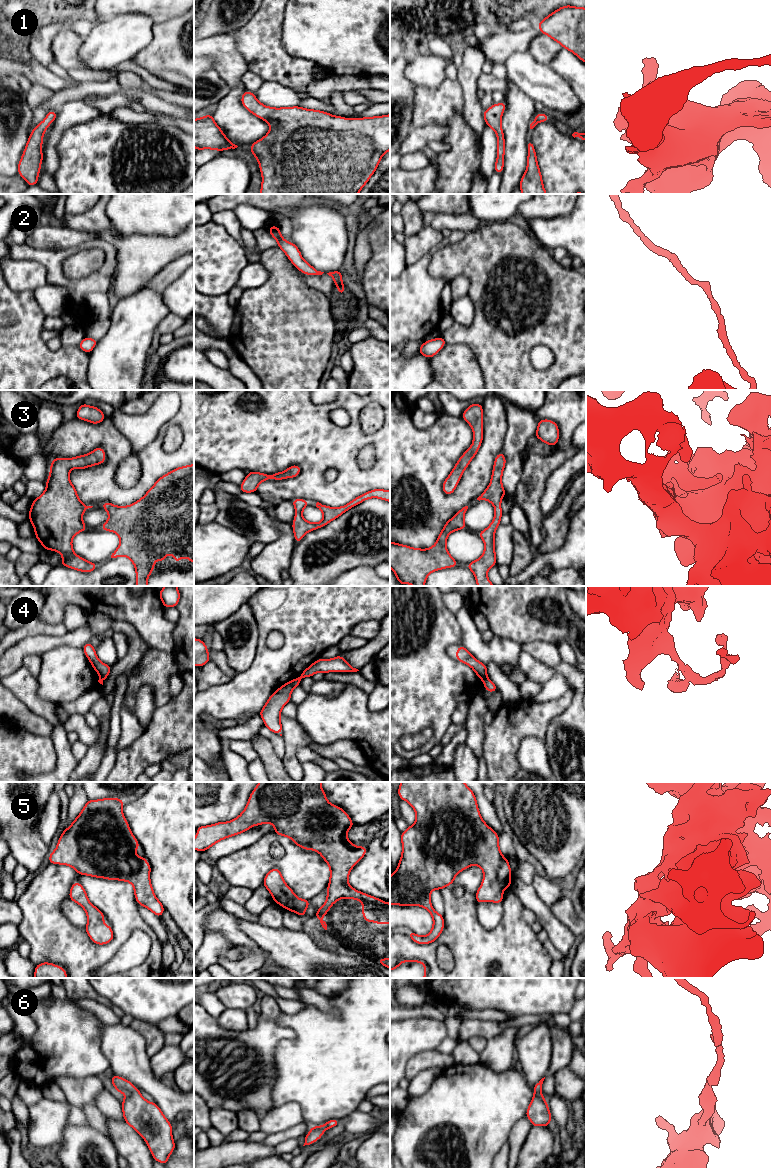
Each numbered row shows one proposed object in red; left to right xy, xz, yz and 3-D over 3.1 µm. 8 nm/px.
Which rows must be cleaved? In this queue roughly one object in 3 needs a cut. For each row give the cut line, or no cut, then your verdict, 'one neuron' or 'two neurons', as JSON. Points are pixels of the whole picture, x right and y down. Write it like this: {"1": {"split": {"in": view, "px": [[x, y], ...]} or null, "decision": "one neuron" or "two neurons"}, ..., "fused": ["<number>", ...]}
{"1": {"split": null, "decision": "one neuron"}, "2": {"split": null, "decision": "one neuron"}, "3": {"split": null, "decision": "one neuron"}, "4": {"split": {"in": "yz", "px": [[485, 675], [481, 679]]}, "decision": "two neurons"}, "5": {"split": null, "decision": "one neuron"}, "6": {"split": null, "decision": "one neuron"}, "fused": ["4"]}

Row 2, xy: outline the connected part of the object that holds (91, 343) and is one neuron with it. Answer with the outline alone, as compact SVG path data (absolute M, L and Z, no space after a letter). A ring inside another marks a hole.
M84 337L84 339L81 341L78 347L89 354L93 350L93 348L96 346L97 342L98 340Z

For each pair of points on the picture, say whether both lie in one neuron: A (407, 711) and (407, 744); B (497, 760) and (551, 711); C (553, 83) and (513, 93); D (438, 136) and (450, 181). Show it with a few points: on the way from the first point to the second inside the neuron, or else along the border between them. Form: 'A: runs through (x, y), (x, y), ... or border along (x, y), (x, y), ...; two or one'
A: border along (430, 728), (406, 733), (400, 739); two
B: runs through (506, 745), (536, 717); one
C: border along (507, 78), (534, 101); two
D: border along (426, 125), (445, 124), (448, 127), (445, 140); two

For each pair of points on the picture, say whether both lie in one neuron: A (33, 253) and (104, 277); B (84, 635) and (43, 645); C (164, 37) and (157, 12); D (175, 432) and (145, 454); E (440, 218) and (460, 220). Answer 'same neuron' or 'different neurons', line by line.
A: same neuron
B: same neuron
C: different neurons
D: different neurons
E: same neuron

